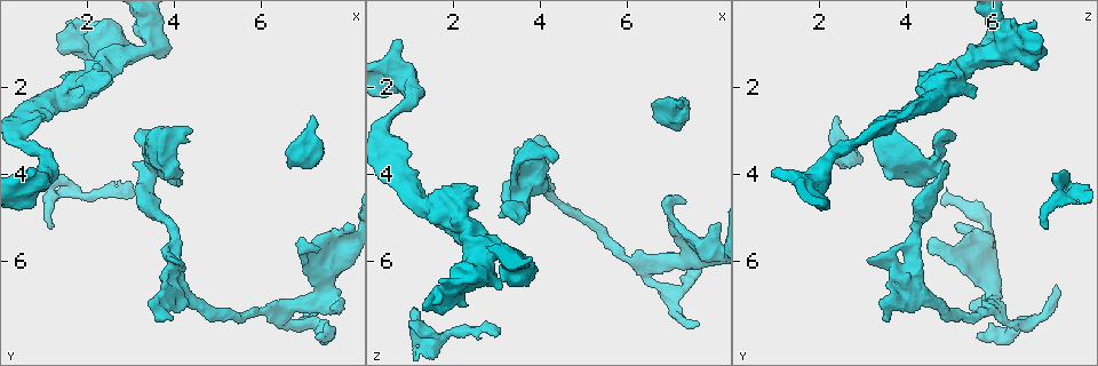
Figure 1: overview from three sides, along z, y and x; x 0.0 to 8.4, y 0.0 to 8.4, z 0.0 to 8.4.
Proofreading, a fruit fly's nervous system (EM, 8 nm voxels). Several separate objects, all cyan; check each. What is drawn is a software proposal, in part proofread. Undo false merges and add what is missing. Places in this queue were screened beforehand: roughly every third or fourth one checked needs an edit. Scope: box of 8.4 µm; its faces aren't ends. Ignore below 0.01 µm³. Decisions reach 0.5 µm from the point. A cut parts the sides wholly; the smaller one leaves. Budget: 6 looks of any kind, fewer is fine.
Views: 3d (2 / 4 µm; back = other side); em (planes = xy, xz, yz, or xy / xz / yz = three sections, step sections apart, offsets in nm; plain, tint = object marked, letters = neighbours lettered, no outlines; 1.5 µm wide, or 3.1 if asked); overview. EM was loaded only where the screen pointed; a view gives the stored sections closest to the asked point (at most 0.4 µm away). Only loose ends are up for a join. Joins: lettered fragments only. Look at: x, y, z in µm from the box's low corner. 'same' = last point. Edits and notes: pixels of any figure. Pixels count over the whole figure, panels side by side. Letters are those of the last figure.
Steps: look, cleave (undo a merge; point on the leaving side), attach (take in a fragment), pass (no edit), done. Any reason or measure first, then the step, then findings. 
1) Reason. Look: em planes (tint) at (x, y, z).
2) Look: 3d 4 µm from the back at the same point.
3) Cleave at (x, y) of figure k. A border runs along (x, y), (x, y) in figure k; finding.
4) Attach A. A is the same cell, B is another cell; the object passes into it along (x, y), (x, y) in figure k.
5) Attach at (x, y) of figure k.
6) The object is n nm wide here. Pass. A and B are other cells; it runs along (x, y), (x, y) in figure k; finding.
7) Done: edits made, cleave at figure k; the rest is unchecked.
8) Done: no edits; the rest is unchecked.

Branch stops here. Look: em planes (letters) at (3.95, 5.95, 3.10).

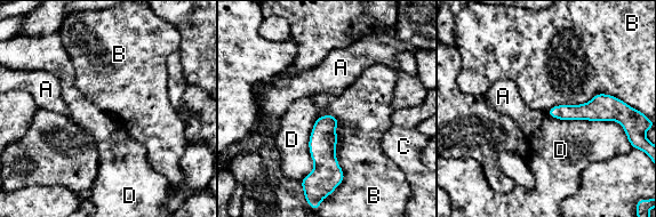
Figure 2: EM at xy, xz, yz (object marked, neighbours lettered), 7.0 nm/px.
Pass. A, B, C and D are other cells; a border runs along (328, 113), (343, 173), (335, 189) in figure 2; none of them fits.

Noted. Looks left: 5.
An open end. Look: 3d 4 µm at (0.70, 4.05, 0.85).

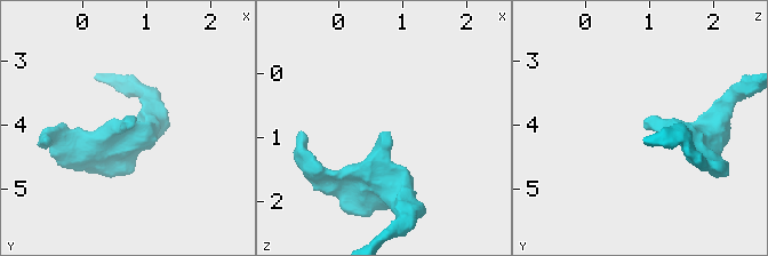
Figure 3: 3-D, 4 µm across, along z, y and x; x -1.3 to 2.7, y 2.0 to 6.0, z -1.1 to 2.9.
Need the tissue. Look: em xy step 4 (tint) at (0.70, 4.00, 0.90).

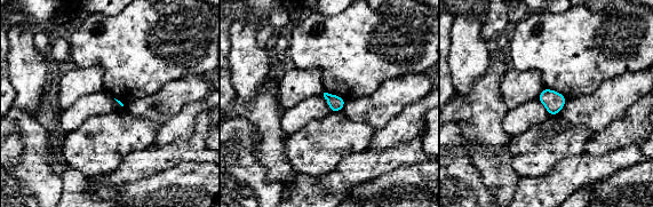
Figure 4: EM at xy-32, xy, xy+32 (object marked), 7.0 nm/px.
Cut it another way. Look: em planes (letters) at the same point.

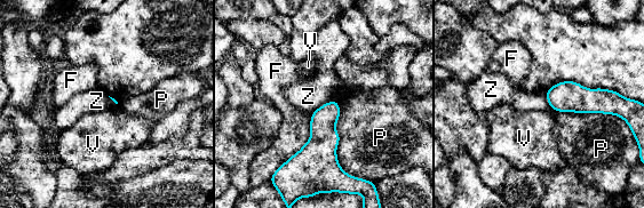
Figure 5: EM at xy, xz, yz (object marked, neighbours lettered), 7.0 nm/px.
Pass. F, P, V and Z are other cells; a border runs along (333, 100), (320, 105), (310, 116) in figure 5; no lettered fragment goes on from it.

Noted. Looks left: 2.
An open end. Look: em planes (letters) at (1.20, 5.25, 7.20).

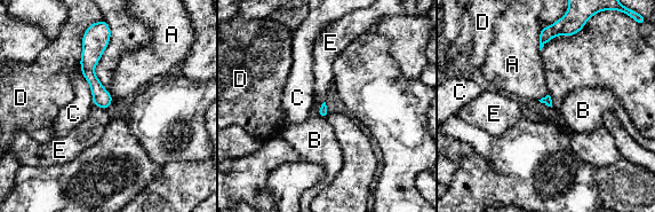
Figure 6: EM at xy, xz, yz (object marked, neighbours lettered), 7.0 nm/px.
Pass. A, B, C, D and E are other cells; it runs along (102, 40), (89, 76), (104, 106) in figure 6; none of them fits.

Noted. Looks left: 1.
Done: no edits; the rest is unchecked.

